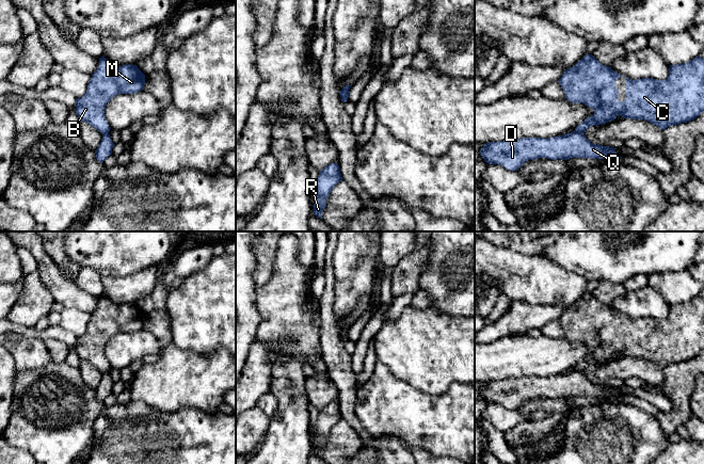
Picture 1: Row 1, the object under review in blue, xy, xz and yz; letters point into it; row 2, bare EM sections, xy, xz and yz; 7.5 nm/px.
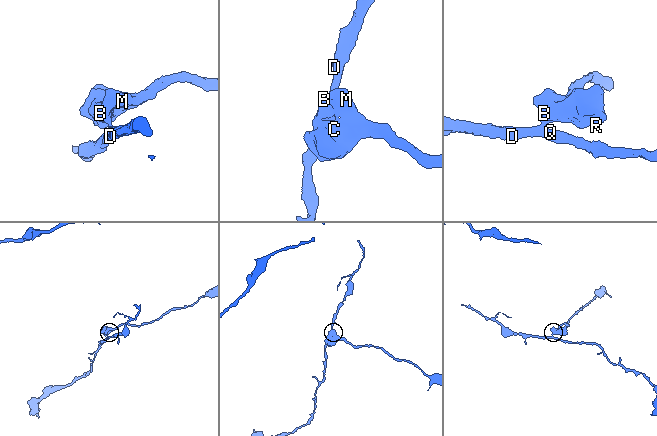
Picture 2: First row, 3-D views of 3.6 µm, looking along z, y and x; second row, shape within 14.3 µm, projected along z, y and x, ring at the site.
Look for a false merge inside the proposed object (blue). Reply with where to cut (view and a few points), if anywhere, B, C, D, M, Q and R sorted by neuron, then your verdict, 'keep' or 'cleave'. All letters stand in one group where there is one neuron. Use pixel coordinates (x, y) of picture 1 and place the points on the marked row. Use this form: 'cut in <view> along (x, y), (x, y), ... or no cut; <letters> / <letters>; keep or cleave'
cut in yz along (574, 130), (582, 133); B C M R / D Q; cleave

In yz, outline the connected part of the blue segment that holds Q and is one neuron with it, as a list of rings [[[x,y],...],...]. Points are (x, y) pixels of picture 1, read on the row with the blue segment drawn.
[[[573,131],[547,139],[522,138],[489,142],[480,155],[489,164],[499,164],[517,171],[526,161],[546,158],[551,160],[570,158],[620,159],[615,148],[591,143],[583,133]]]

